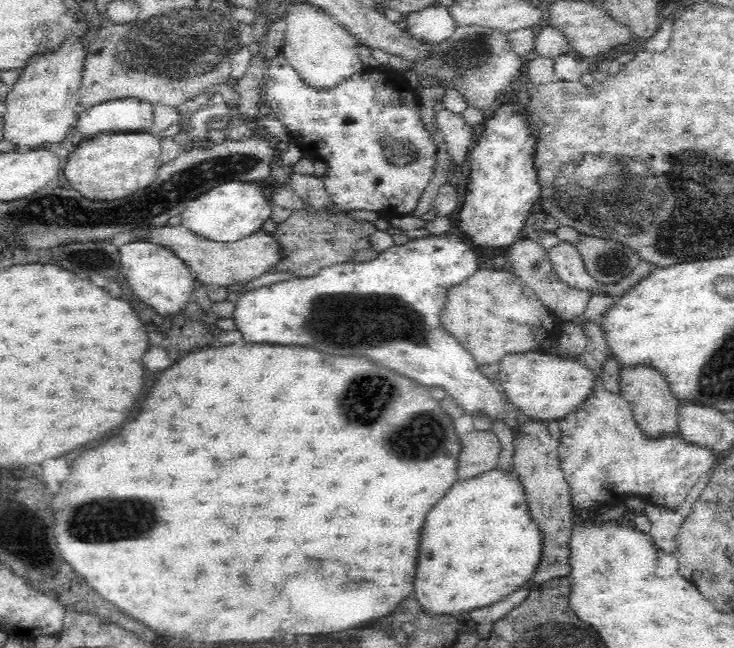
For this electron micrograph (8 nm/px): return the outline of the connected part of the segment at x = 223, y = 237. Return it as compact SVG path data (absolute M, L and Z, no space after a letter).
M225 182L191 200L182 211L181 224L204 238L232 243L261 229L270 218L271 207L262 188L256 183Z

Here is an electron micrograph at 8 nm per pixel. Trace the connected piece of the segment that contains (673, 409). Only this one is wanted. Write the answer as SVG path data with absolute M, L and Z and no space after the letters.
M648 367L621 369L621 394L622 398L630 405L632 417L640 433L650 440L679 434L677 414L679 402L672 397L668 383L662 373Z

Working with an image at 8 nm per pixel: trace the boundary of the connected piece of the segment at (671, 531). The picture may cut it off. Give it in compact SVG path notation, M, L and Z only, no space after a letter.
M710 472L706 476L702 475L702 480L694 484L694 488L690 489L690 494L686 496L686 501L680 508L668 508L666 506L656 505L655 503L645 502L644 515L648 517L652 523L652 529L649 534L654 544L668 554L675 554L677 550L676 538L680 524L685 518L688 510L692 509L694 502L700 495L702 488L706 486L710 478Z

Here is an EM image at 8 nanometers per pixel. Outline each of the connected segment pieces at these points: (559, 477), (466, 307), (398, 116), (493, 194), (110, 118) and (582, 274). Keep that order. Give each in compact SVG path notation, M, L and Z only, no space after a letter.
M530 419L523 424L523 433L515 440L552 440L552 442L515 442L513 456L515 474L522 485L528 519L538 526L538 532L542 536L542 556L534 576L528 582L530 592L539 589L544 581L568 576L568 541L571 538L574 508L571 505L571 484L566 480L559 459L559 441L552 438L540 421L532 420L530 423Z
M501 268L478 269L460 284L450 286L443 306L438 322L479 365L493 366L506 354L536 351L534 334L544 334L558 326L556 316L541 304L536 293L512 272Z
M280 55L268 61L266 75L263 101L284 124L291 142L296 143L303 154L326 163L329 171L323 181L328 196L340 209L374 210L389 218L413 212L424 188L436 174L438 148L422 122L417 93L403 73L392 68L371 69L355 74L331 91L313 91L297 78L292 65Z
M501 106L496 110L495 115L480 127L473 149L472 154L467 158L467 162L471 163L470 174L467 177L470 181L466 182L464 203L460 206L455 225L458 226L458 232L462 234L463 240L470 243L475 251L496 248L505 252L512 244L525 238L523 227L530 222L530 210L540 198L540 189L532 165L532 137L528 135L528 127L524 119L518 115L518 111L514 111L512 107Z
M132 97L81 108L74 124L86 140L94 139L100 133L149 132L152 126L150 103Z
M560 241L547 251L547 255L548 261L552 264L552 273L568 287L588 291L599 285L599 282L586 272L580 253L574 244Z

